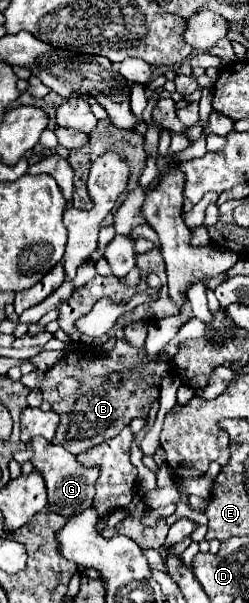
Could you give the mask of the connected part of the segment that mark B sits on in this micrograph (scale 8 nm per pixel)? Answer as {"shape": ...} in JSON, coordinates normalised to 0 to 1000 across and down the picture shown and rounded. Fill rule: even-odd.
{"shape":[[[478,562],[438,592],[382,592],[365,585],[277,585],[205,615],[189,615],[165,635],[165,652],[173,662],[205,668],[205,678],[245,692],[213,735],[261,741],[293,755],[317,755],[382,738],[406,738],[414,731],[470,725],[526,701],[526,695],[582,695],[598,688],[614,662],[631,658],[622,638],[639,638],[655,625],[671,625],[679,602],[655,595],[639,599],[639,589],[622,589],[582,609],[566,609],[582,595],[574,589],[582,582],[558,582],[526,575],[510,566]],[[462,615],[494,622],[494,638],[478,645],[454,645],[422,635],[422,625]],[[261,625],[309,625],[333,632],[333,638],[309,645],[301,655],[245,662],[229,652],[229,638]]]}

